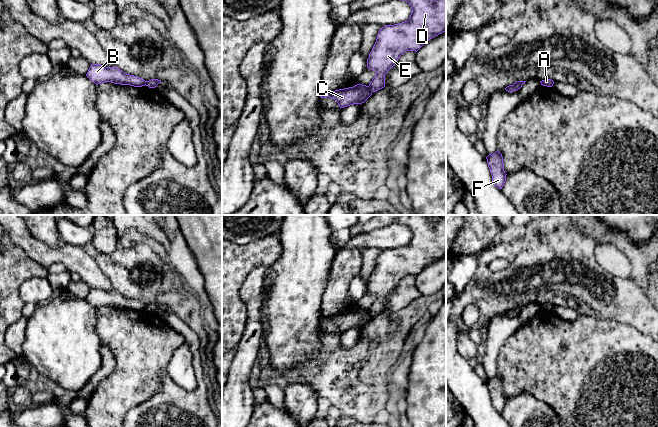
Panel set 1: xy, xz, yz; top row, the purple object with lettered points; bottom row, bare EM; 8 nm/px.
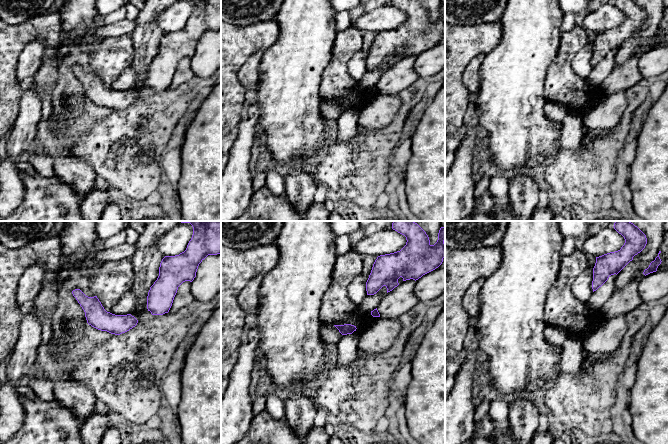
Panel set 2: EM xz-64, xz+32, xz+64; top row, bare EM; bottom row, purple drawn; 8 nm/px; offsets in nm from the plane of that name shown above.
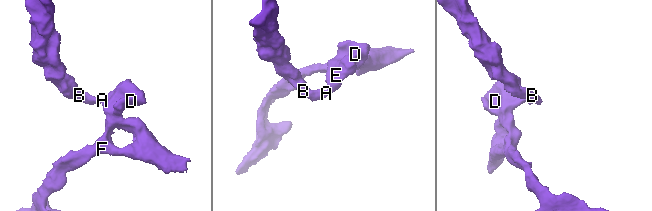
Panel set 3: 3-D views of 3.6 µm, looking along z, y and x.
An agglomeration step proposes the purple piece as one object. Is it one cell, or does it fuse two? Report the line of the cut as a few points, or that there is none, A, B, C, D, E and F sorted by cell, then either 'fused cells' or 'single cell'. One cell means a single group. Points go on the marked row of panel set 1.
xz (368, 86), (372, 92) | A B C / D E F | fused cells

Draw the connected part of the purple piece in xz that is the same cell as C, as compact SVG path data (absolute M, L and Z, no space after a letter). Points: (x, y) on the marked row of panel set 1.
M357 84L353 87L339 89L335 91L325 91L320 88L321 98L333 98L339 105L340 108L344 108L353 104L364 103L371 95L372 91L369 86Z

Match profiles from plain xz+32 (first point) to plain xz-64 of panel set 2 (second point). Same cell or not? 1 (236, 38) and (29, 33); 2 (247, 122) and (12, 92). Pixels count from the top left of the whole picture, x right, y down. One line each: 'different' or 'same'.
1: same
2: different

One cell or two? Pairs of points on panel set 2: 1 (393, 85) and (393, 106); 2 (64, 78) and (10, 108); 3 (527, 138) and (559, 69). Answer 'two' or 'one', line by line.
1: two
2: two
3: two

